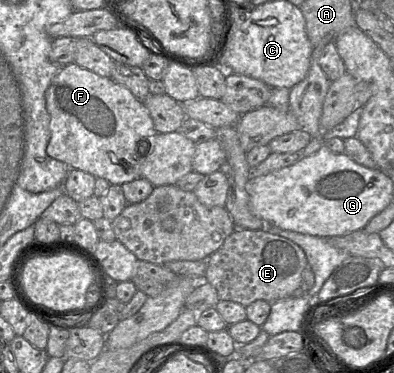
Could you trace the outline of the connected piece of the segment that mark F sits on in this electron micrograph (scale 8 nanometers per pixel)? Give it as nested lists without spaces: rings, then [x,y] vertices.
[[[71,63],[60,68],[60,70],[53,77],[49,87],[45,92],[46,108],[50,115],[50,139],[46,148],[47,155],[53,159],[59,160],[69,166],[70,169],[78,169],[92,174],[95,177],[106,179],[110,185],[122,185],[131,182],[135,179],[142,178],[140,175],[141,164],[146,157],[138,156],[138,142],[143,138],[154,138],[157,131],[154,128],[153,119],[143,104],[138,100],[131,91],[112,78],[102,77],[90,70],[78,66],[76,63]]]

